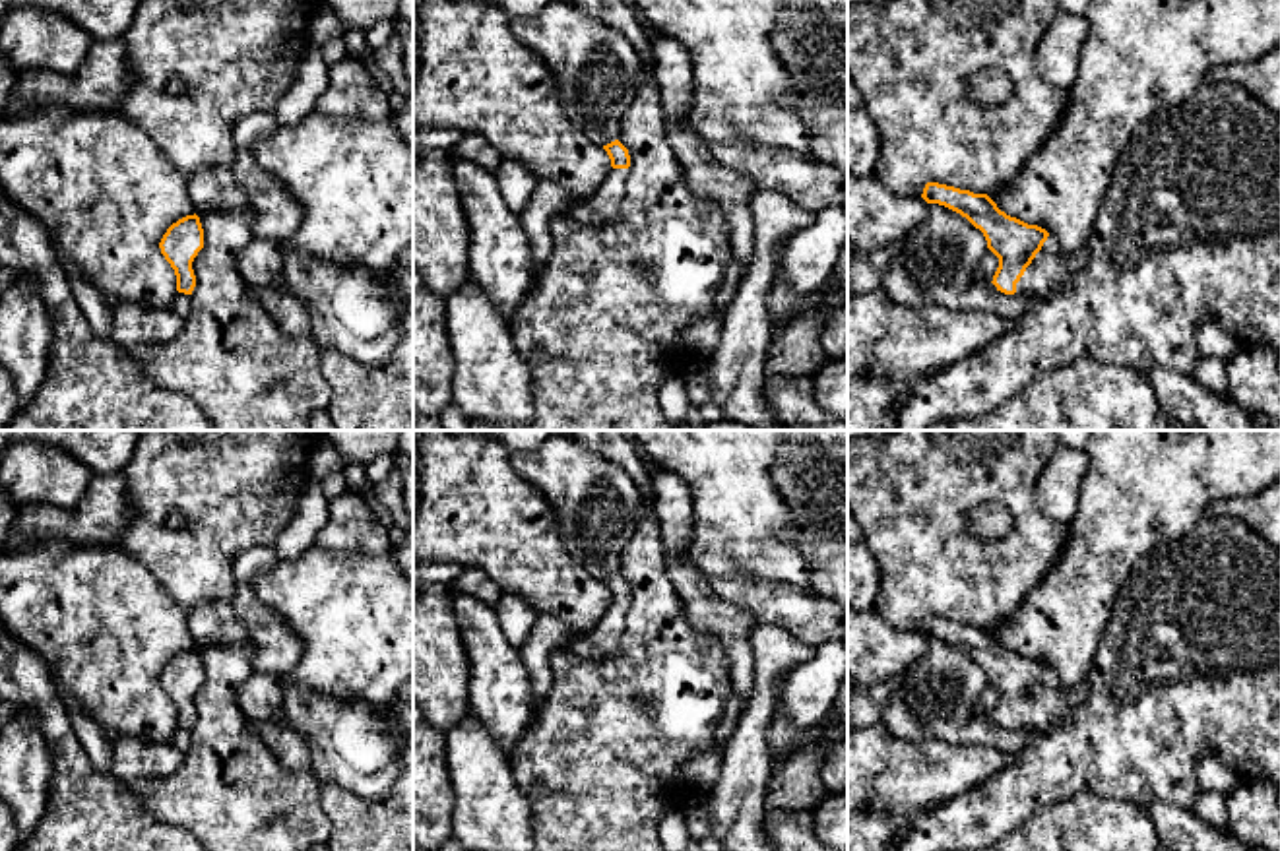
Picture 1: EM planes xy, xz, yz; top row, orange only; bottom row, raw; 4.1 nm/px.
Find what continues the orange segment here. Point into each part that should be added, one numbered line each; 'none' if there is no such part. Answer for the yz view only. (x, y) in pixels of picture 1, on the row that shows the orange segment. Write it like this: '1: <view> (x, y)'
1: yz (1050, 266)

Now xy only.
none

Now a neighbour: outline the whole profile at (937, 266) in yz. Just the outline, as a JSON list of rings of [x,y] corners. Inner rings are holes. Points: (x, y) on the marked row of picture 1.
[[[927,204],[923,223],[904,238],[904,250],[892,256],[880,289],[894,304],[910,310],[939,304],[1016,318],[1028,308],[1032,295],[1005,295],[981,279],[976,266],[987,250],[983,233],[966,217]]]

